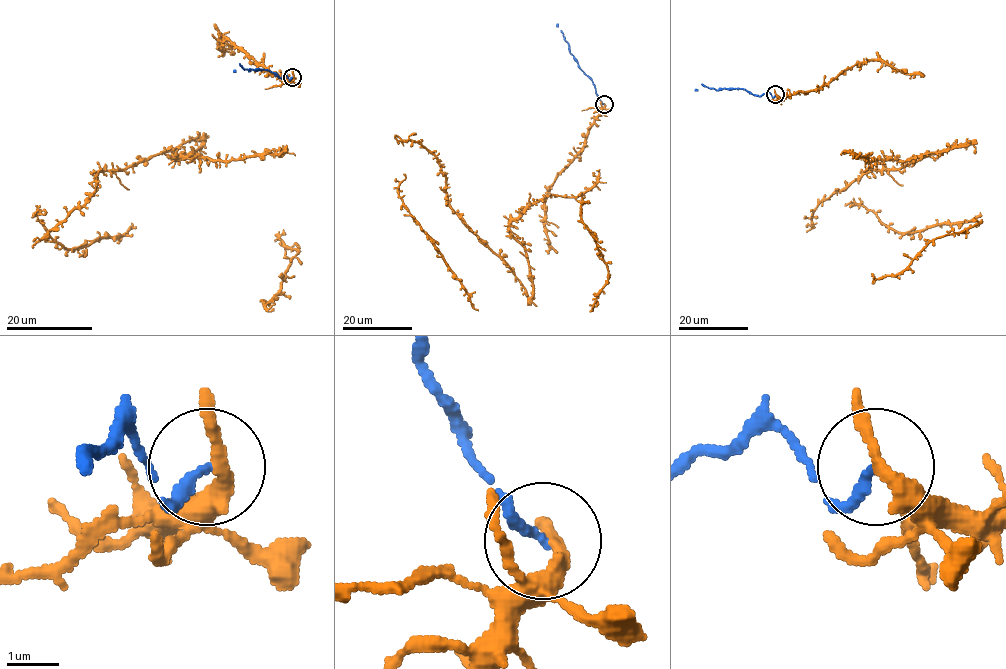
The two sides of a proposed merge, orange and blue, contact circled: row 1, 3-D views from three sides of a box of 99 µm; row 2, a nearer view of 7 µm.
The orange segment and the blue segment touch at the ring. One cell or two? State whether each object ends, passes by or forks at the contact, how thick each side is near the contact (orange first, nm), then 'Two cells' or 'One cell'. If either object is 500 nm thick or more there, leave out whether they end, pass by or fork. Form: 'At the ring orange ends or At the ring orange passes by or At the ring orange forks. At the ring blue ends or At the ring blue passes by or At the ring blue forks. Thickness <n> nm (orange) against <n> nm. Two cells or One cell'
At the ring orange passes by. At the ring blue ends. Thickness 280 nm (orange) against 200 nm. Two cells

